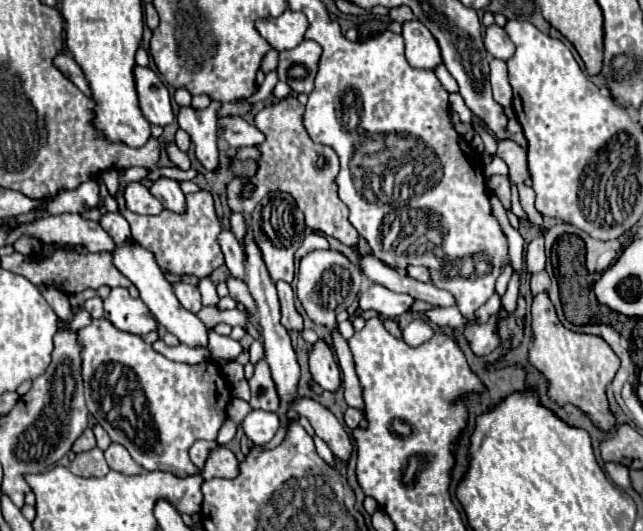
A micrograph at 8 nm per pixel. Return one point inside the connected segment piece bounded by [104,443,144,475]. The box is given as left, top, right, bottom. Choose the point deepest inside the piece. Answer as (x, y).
(118, 458)

